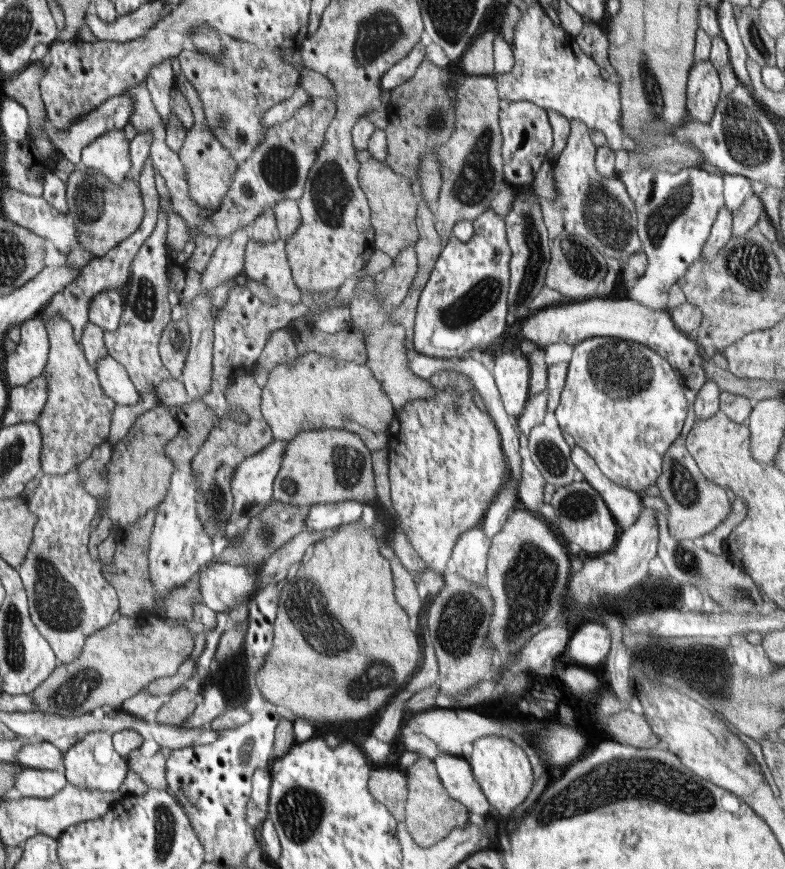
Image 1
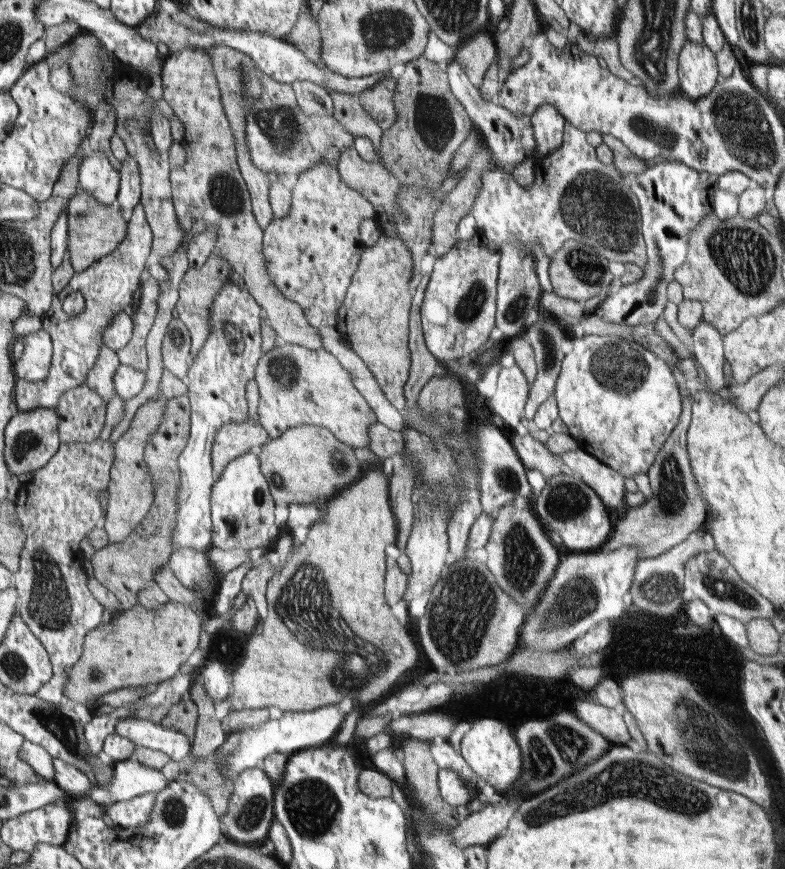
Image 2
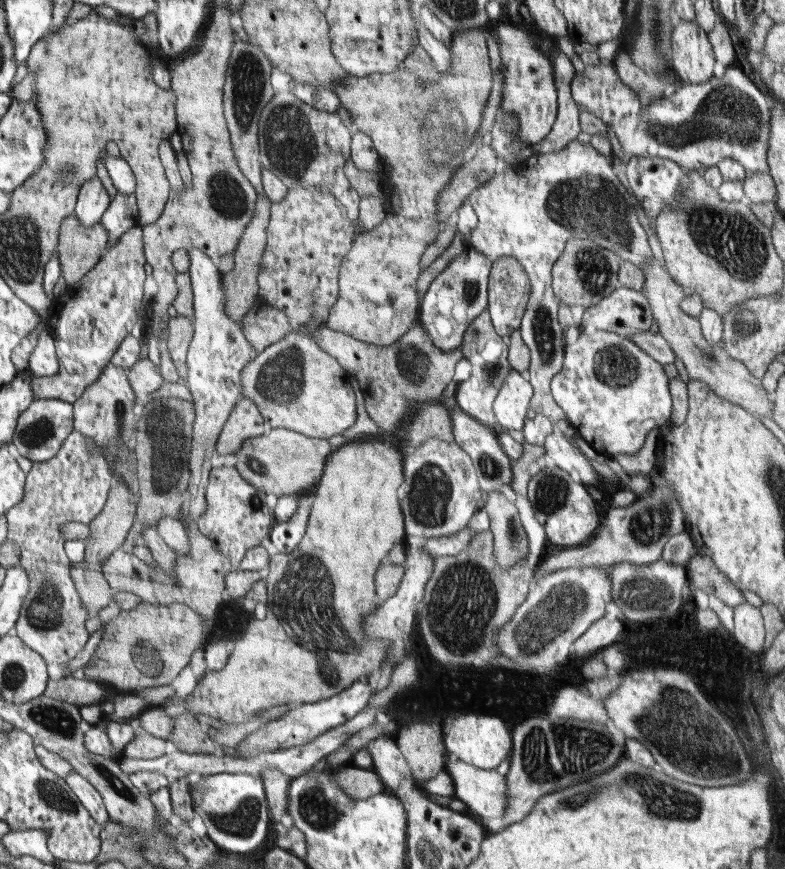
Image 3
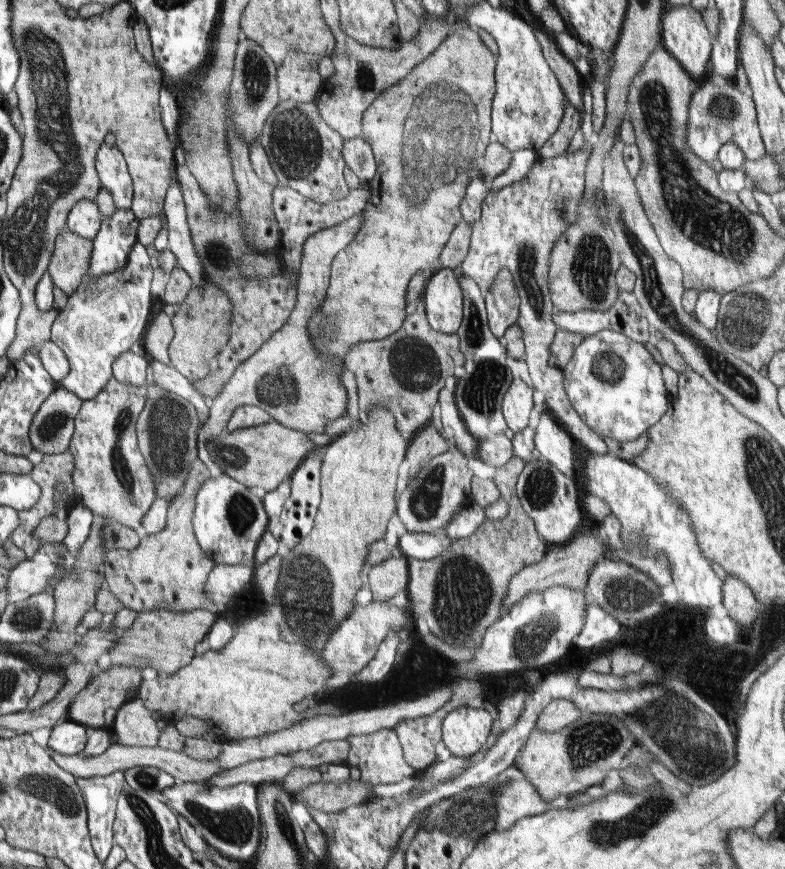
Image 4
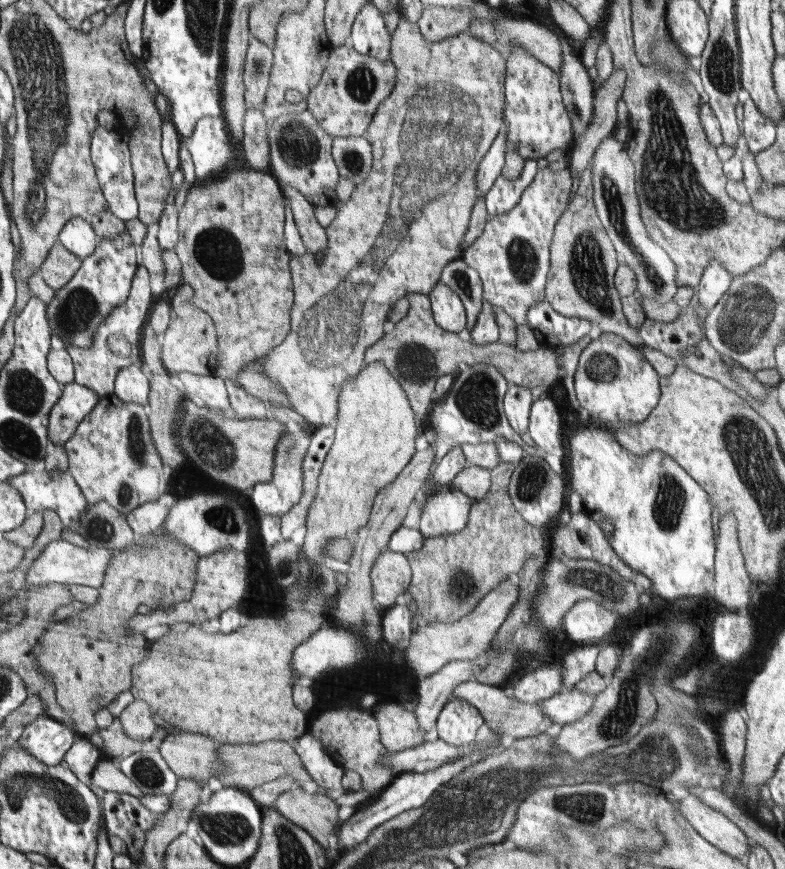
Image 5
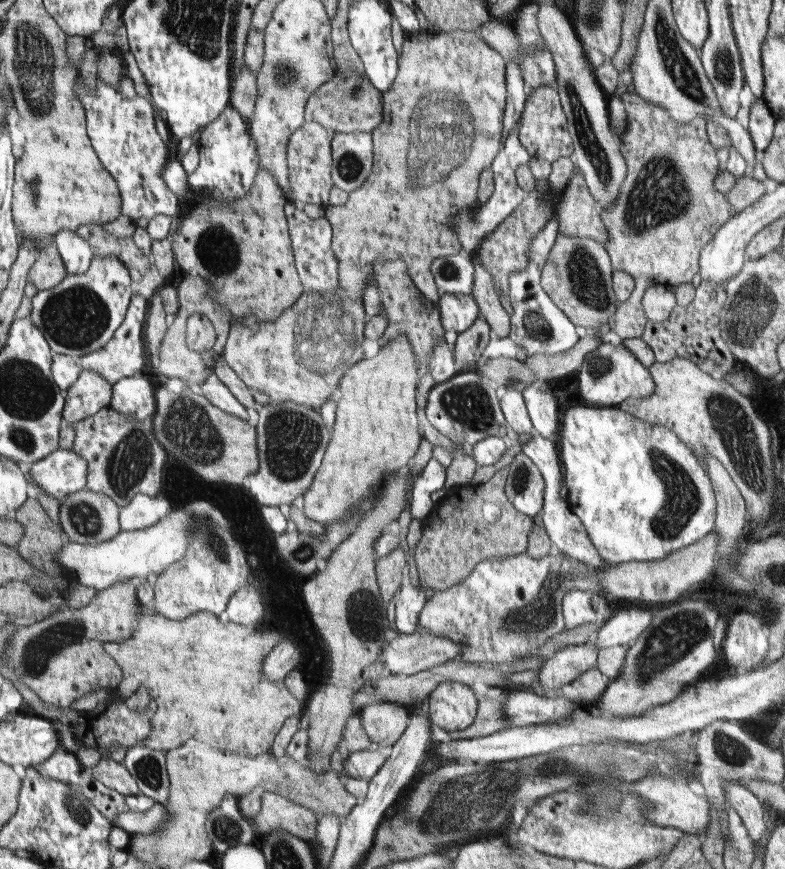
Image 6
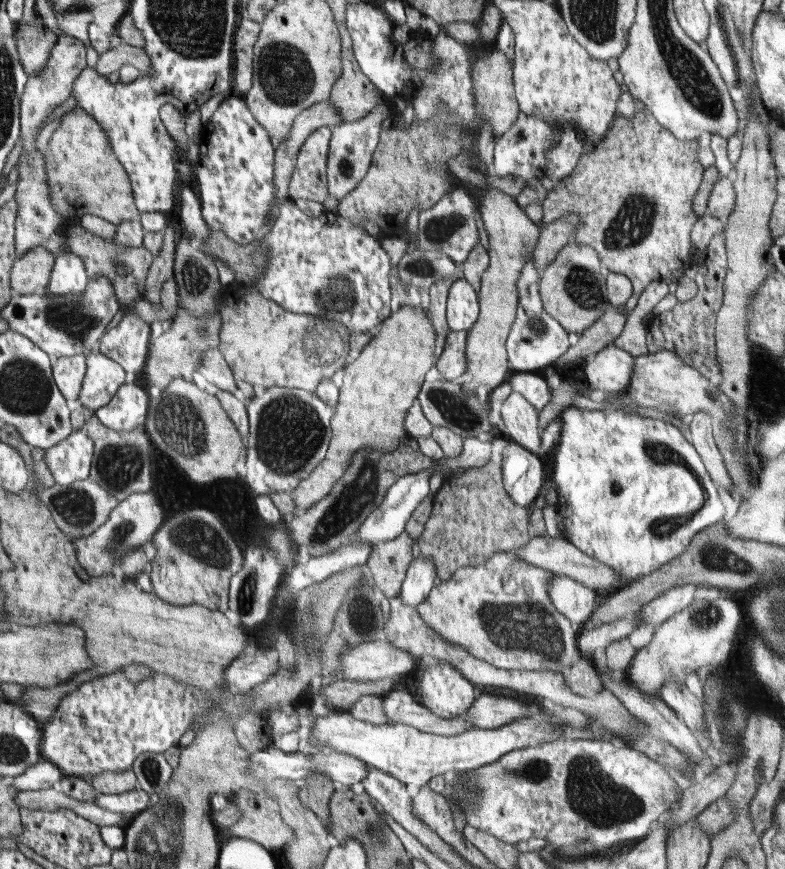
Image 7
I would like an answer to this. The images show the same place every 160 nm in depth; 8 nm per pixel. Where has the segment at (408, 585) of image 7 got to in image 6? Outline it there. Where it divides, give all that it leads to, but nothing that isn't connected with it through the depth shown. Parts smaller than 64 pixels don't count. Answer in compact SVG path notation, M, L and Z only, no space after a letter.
M402 587L392 603L394 605L396 630L400 634L412 634L419 624L419 614L426 604L429 593L424 587Z

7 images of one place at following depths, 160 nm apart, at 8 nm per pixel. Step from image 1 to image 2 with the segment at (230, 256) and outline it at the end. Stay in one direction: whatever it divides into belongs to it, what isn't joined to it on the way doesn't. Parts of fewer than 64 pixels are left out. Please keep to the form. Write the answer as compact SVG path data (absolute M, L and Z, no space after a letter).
M214 254L200 268L189 268L183 275L179 285L179 301L176 303L178 319L187 326L190 338L190 358L192 363L200 354L200 348L204 348L208 335L210 334L210 308L213 307L215 296L222 284L230 281L232 274L231 266L227 260L219 254Z

